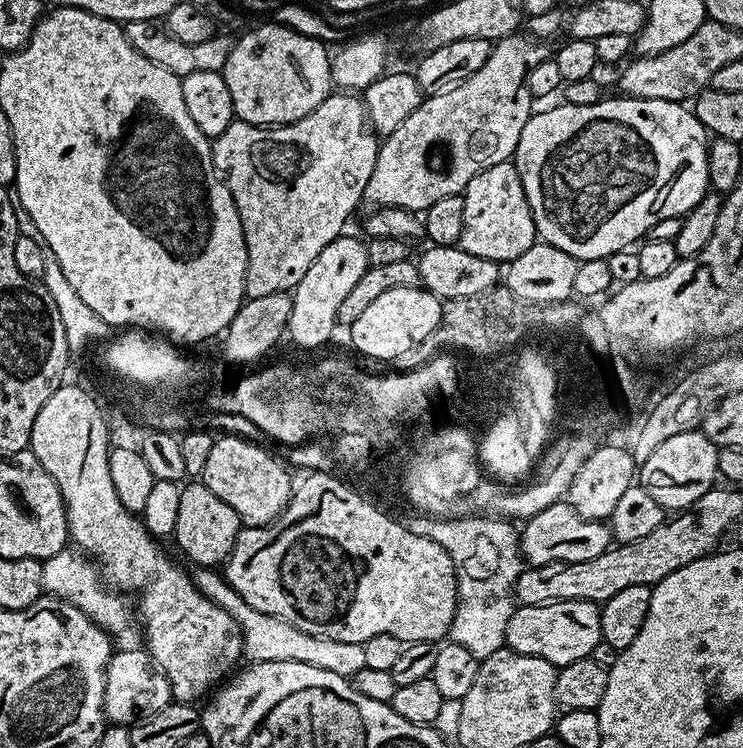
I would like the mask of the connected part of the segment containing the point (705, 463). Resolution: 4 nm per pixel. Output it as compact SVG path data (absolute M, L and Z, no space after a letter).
M693 430L674 434L667 442L662 442L650 458L646 458L638 468L638 483L645 488L665 510L683 510L702 498L718 480L718 454L720 449L703 431Z

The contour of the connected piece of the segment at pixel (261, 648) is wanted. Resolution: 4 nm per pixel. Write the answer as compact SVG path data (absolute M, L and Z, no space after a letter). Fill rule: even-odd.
M228 594L222 600L224 608L240 624L240 634L244 637L243 655L252 662L306 662L310 666L318 666L322 670L330 670L345 678L354 678L358 670L367 668L366 650L363 644L354 642L334 642L314 634L306 634L298 630L298 626L290 626L290 622L282 622L270 614L262 614L254 610L241 596Z

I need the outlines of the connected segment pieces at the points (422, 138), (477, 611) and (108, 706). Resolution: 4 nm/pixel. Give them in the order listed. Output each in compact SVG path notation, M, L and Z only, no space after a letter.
M524 34L502 38L493 43L490 58L486 58L486 66L482 66L482 70L470 74L470 78L447 88L445 92L421 99L418 110L414 110L398 130L383 137L377 147L374 174L370 174L370 182L366 182L364 200L377 208L398 206L420 214L434 206L438 198L461 195L470 178L482 170L511 161L516 155L518 138L522 138L526 122L534 115L534 97L527 86L528 71L538 66L538 62L549 59L550 52L544 48L541 41Z
M417 515L416 521L410 524L414 534L430 538L450 554L456 571L456 589L460 592L460 599L456 602L454 622L450 626L448 636L451 643L466 646L466 650L477 654L496 652L505 647L506 622L510 622L518 604L514 599L514 589L521 572L526 564L520 550L520 532L511 519L492 516L464 516L461 520L435 520L435 515Z
M128 646L123 650L125 652L113 651L112 657L108 659L106 682L104 683L104 714L112 724L131 726L136 721L143 720L145 716L150 716L153 712L162 710L166 705L173 703L172 687L164 677L164 673L153 665L152 657L143 647Z

